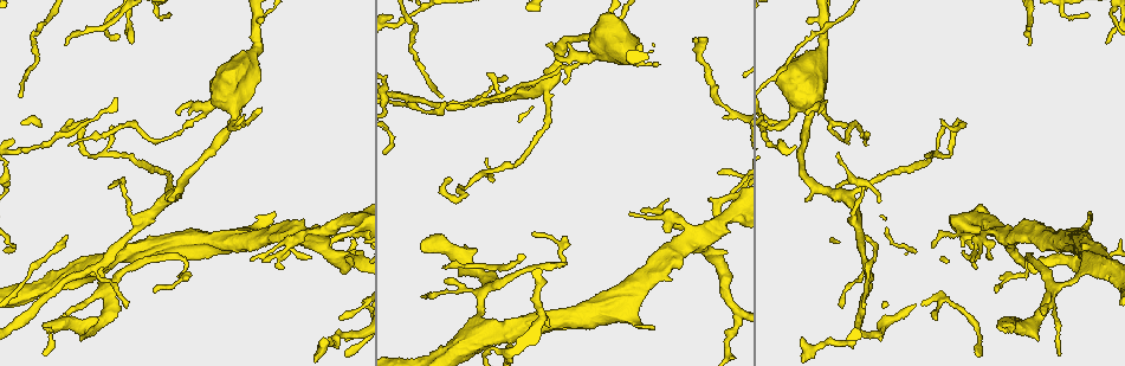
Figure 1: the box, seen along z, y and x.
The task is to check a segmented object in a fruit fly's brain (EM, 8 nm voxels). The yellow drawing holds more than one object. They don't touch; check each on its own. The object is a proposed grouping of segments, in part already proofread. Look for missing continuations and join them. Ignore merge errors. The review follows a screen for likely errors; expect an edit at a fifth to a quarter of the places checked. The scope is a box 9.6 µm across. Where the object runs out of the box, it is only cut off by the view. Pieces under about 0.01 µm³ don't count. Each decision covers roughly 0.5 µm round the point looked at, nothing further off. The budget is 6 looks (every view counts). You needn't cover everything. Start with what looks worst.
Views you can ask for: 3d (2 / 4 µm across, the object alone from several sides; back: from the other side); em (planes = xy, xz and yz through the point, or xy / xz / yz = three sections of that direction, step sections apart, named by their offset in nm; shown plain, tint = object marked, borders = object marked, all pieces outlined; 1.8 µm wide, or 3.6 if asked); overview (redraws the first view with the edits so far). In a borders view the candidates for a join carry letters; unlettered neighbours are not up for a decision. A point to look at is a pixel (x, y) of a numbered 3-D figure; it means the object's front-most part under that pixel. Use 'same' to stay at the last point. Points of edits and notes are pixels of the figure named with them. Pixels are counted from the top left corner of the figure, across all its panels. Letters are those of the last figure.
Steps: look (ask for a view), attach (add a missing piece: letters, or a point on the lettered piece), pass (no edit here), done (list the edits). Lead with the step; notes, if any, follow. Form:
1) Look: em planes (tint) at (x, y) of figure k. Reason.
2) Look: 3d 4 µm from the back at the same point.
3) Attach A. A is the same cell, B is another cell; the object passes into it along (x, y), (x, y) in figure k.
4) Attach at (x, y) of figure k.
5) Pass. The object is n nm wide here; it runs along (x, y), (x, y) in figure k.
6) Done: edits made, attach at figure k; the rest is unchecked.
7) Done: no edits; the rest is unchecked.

Look: em xy step 16 (borders) at (282, 268) of figure 1. Branch stops here.

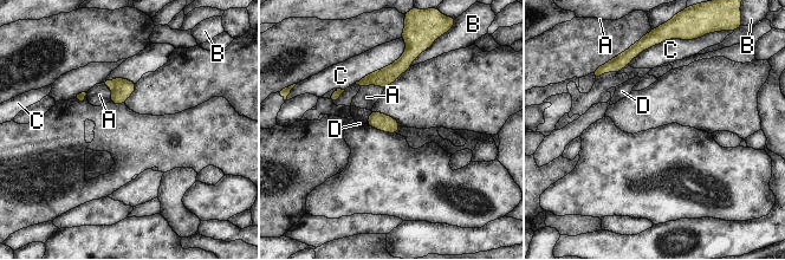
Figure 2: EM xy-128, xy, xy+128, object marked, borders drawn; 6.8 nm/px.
Look: em planes (borders) at the same point. Cut it another way.

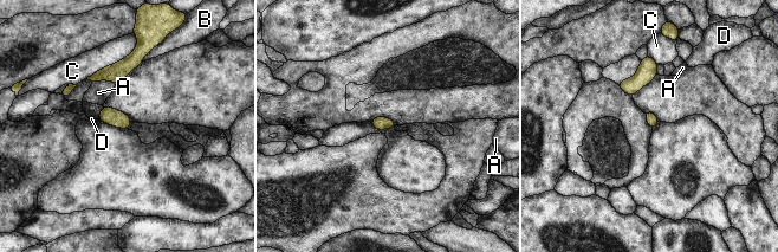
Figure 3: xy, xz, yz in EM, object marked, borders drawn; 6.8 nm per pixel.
Pass. A, B, C and D are other cells; a border runs along (103, 107), (97, 118) in figure 3; none of them fits.

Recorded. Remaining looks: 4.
Look: 3d 4 µm at (128, 305) of figure 1. Branch stops here.

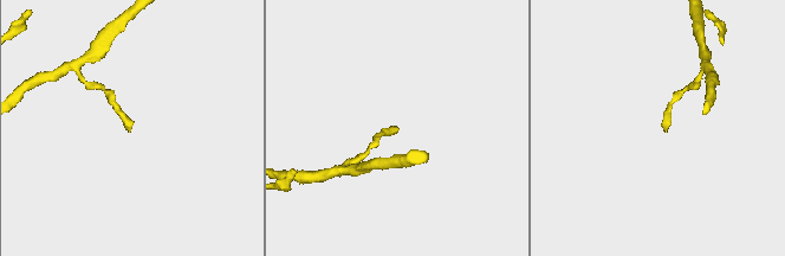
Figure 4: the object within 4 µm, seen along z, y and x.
Look: em xy step 16 (borders) at (130, 130) of figure 4. Shape alone is not enough.

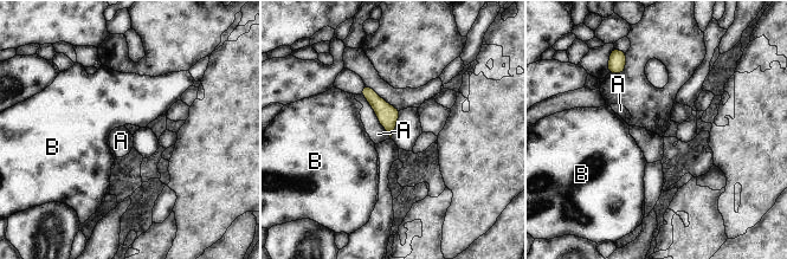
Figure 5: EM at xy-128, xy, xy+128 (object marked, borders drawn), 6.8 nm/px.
Pass. A and B are other cells; a border runs along (361, 94), (391, 138) in figure 5; none of them fits.

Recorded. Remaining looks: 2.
Look: em planes (tint) at (446, 278) of figure 1. Tapers out.

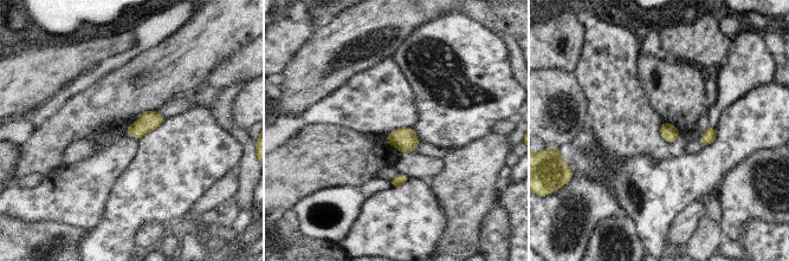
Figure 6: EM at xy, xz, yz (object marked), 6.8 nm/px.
Look: em planes (borders) at the same point. What lies round it.

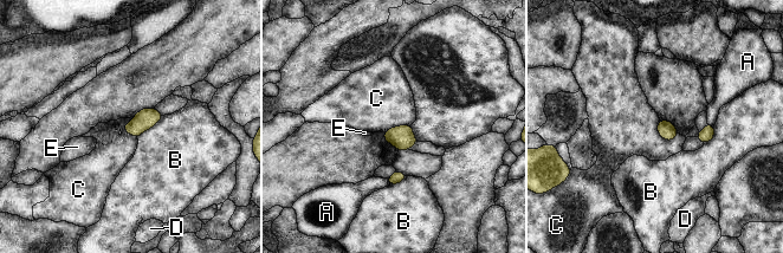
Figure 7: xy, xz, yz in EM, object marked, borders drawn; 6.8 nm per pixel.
Pass. A, B, C, D and E are other cells; a border runs along (659, 121), (664, 138), (678, 135) in figure 7; no lettered piece goes on from it.

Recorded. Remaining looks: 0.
Done: no edits; the rest is unchecked.

